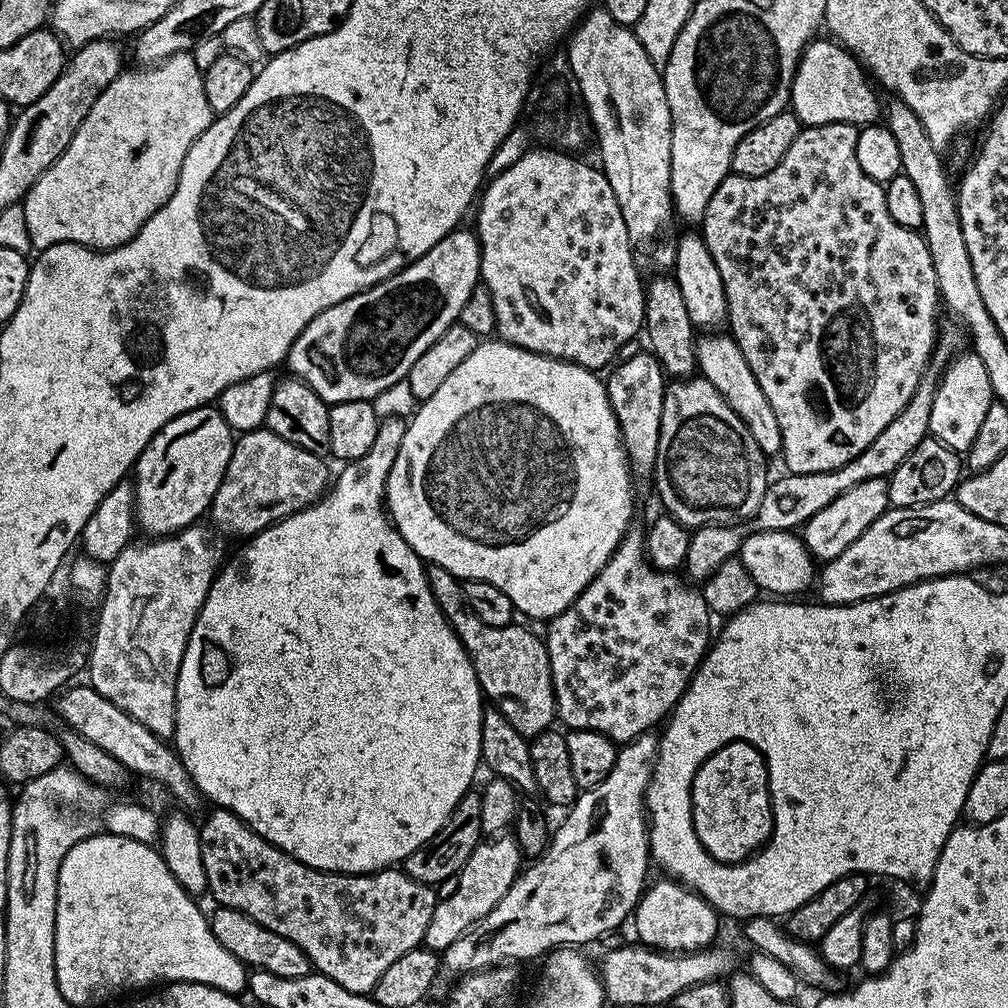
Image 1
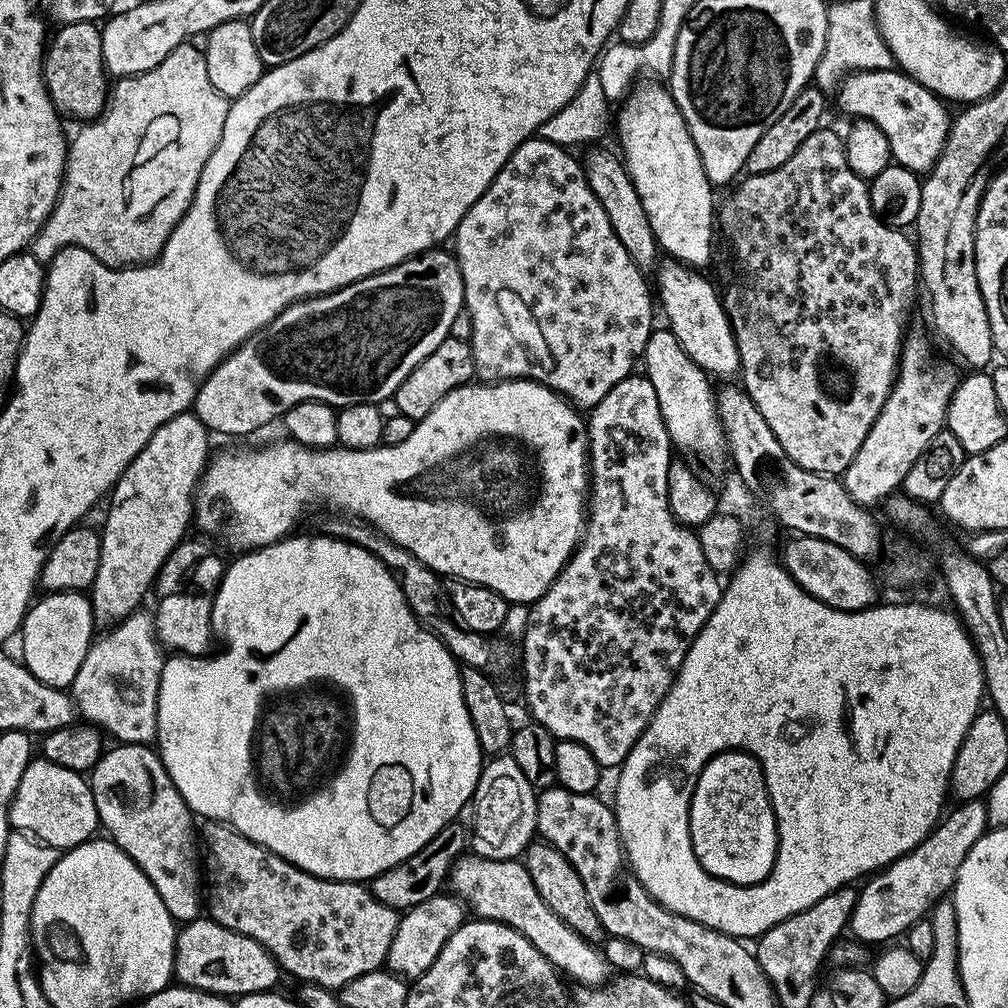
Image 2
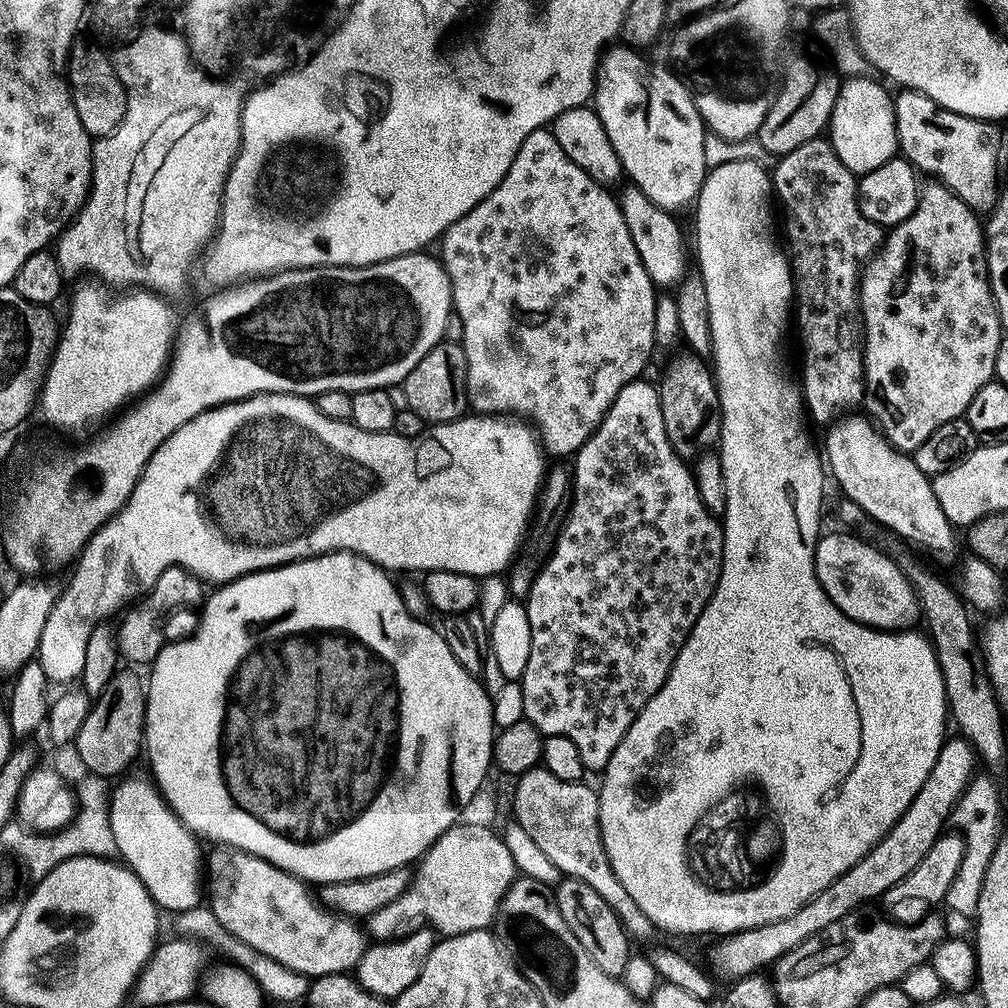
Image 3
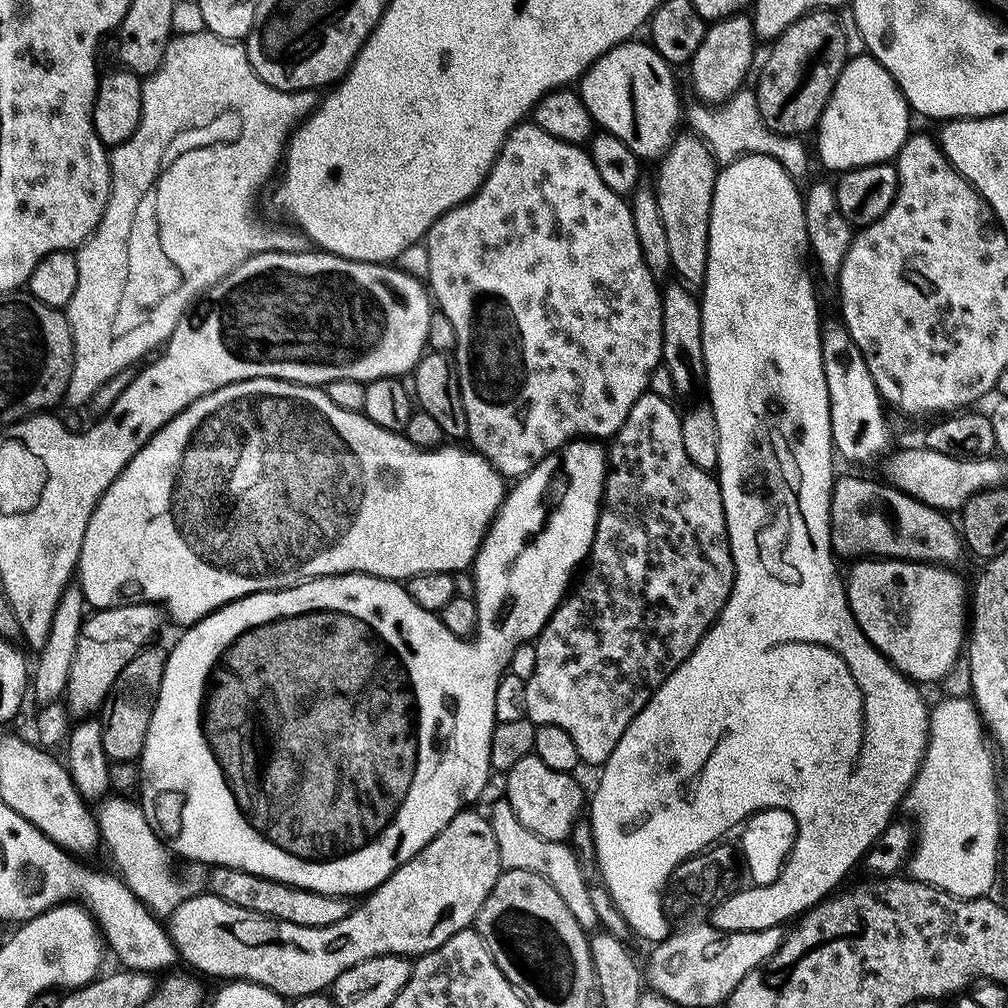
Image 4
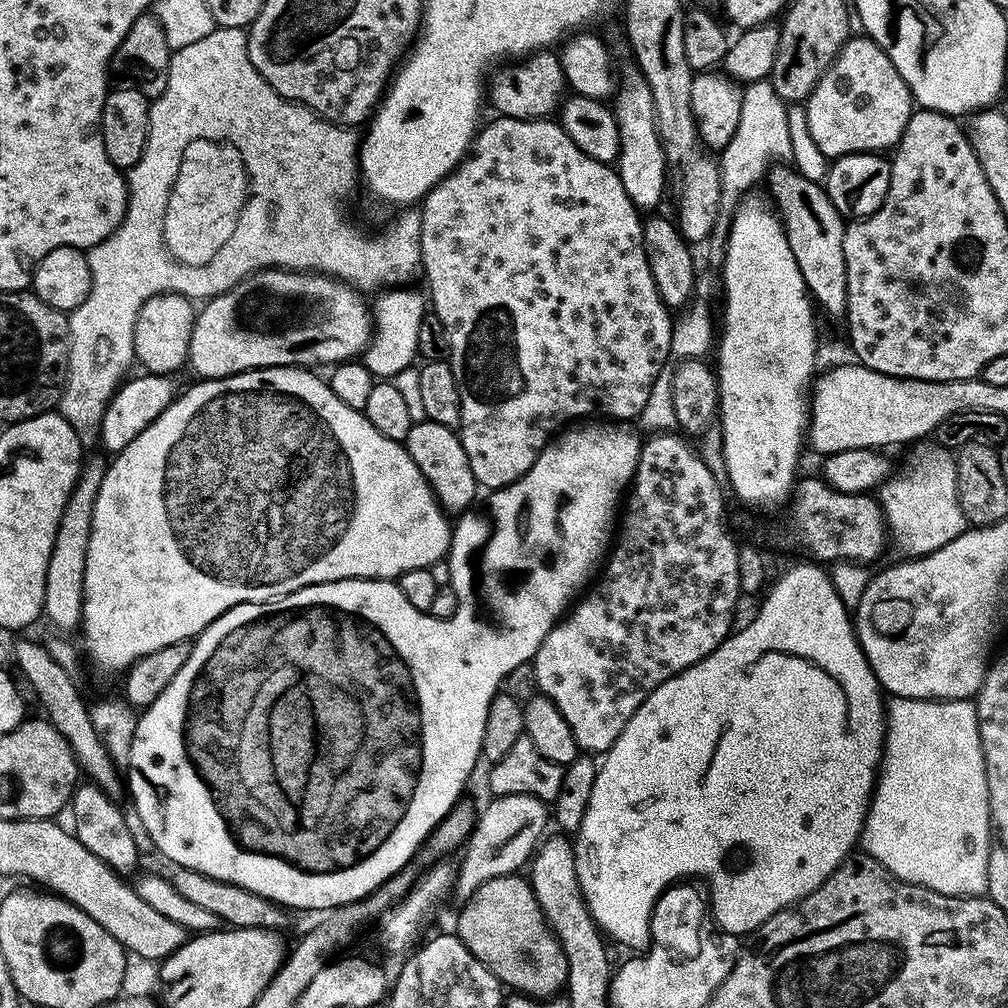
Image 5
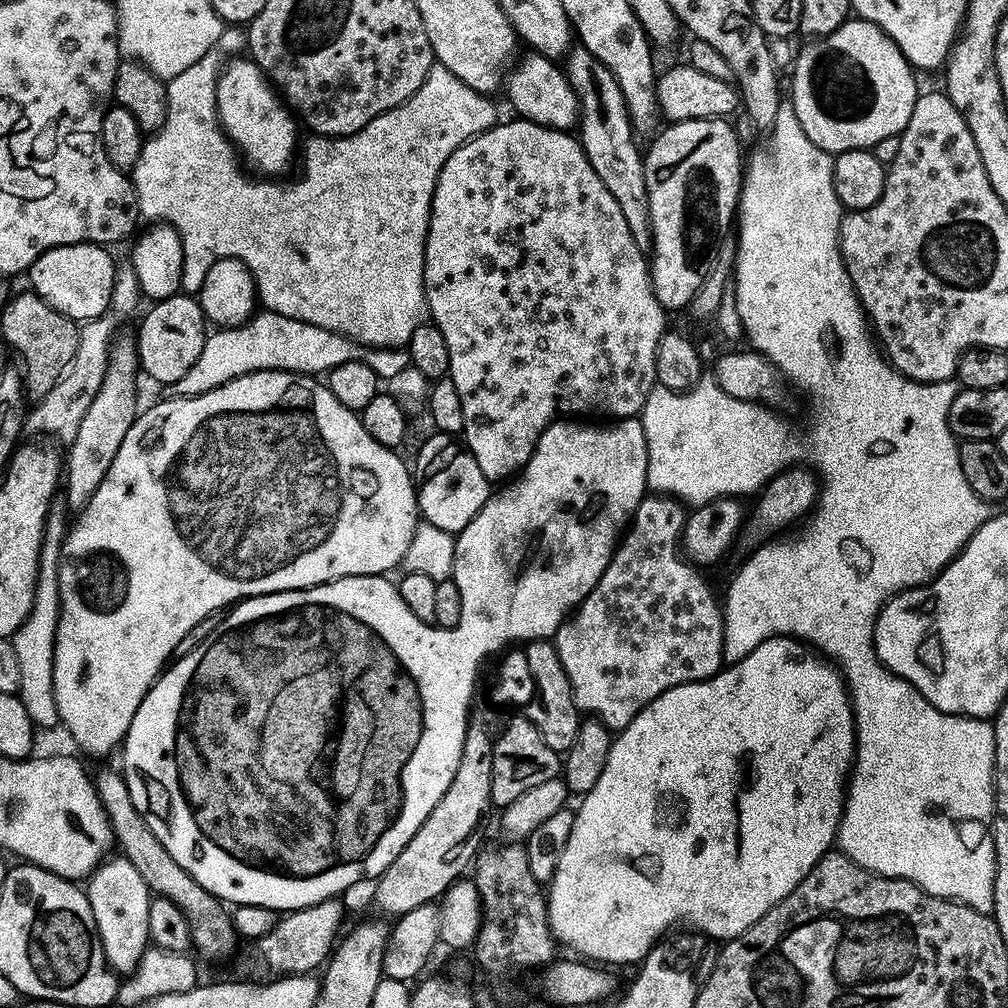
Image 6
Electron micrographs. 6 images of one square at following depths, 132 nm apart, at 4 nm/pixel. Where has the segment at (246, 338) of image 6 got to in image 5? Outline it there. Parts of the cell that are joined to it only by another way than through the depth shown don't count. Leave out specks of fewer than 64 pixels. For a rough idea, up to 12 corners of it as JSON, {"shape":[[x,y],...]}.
{"shape":[[385,289],[362,363],[392,380],[417,359],[423,291]]}

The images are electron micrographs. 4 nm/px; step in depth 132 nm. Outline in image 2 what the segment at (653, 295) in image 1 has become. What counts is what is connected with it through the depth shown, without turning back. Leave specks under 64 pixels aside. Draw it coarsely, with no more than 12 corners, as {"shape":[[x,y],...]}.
{"shape":[[600,148],[582,167],[614,234],[639,266],[658,245],[623,159]]}

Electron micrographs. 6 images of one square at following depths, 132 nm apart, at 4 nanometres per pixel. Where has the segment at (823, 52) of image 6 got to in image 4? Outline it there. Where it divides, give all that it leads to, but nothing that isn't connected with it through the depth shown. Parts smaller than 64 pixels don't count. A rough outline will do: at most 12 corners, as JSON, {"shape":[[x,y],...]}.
{"shape":[[853,55],[814,129],[833,174],[891,161],[910,105]]}

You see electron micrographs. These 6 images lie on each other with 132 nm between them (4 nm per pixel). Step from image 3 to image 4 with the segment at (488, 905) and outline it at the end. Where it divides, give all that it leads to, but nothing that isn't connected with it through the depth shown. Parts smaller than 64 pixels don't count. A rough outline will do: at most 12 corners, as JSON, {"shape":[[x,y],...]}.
{"shape":[[461,810],[334,926],[211,892],[166,927],[197,973],[283,998],[358,962],[419,958],[475,921],[502,871]]}

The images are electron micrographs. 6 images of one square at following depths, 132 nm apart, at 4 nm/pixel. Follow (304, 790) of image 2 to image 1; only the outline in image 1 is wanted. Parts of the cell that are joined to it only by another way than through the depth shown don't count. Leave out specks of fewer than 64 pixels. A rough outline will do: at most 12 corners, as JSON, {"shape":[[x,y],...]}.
{"shape":[[384,418],[216,573],[176,683],[201,797],[399,865],[485,697],[384,499]]}

